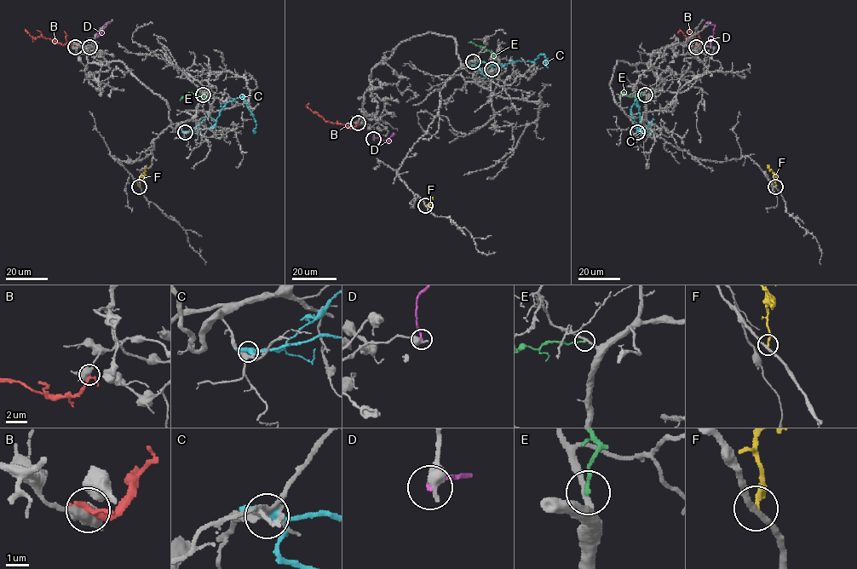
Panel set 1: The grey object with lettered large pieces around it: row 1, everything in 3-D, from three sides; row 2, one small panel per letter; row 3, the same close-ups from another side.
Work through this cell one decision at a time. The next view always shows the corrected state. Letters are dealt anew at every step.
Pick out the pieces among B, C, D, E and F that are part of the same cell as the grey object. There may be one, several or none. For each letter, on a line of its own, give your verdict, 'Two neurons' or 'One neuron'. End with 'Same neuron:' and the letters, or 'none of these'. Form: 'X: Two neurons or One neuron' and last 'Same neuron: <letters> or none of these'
B: Two neurons
C: Two neurons
D: Two neurons
E: Two neurons
F: Two neurons
Same neuron: none of these

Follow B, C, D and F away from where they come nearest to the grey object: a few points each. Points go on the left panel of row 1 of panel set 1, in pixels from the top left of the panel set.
B: (75, 47), (41, 36), (33, 38), (28, 32)
C: (185, 132), (214, 128), (221, 109), (228, 101), (242, 96), (255, 123), (253, 130), (255, 132)
D: (89, 47), (108, 22)
F: (139, 186), (146, 164)

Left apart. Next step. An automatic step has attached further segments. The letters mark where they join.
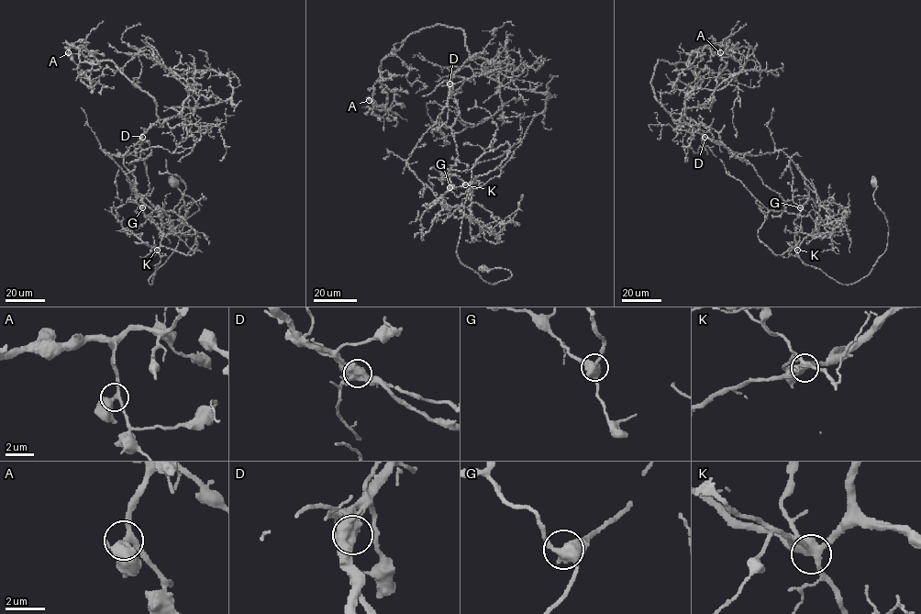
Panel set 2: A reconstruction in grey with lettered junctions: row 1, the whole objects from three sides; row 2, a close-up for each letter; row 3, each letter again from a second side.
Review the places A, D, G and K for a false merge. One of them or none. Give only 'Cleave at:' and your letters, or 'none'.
Cleave at: D

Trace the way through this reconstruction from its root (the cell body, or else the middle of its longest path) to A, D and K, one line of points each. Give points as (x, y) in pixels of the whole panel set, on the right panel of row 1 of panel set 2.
A: (782, 150), (734, 153), (677, 124), (657, 100), (659, 61), (685, 61), (709, 45), (720, 53)
D: (782, 150), (757, 155), (738, 154), (704, 137)
K: (782, 150), (810, 183), (820, 202), (816, 219), (817, 234), (796, 234), (797, 250)

